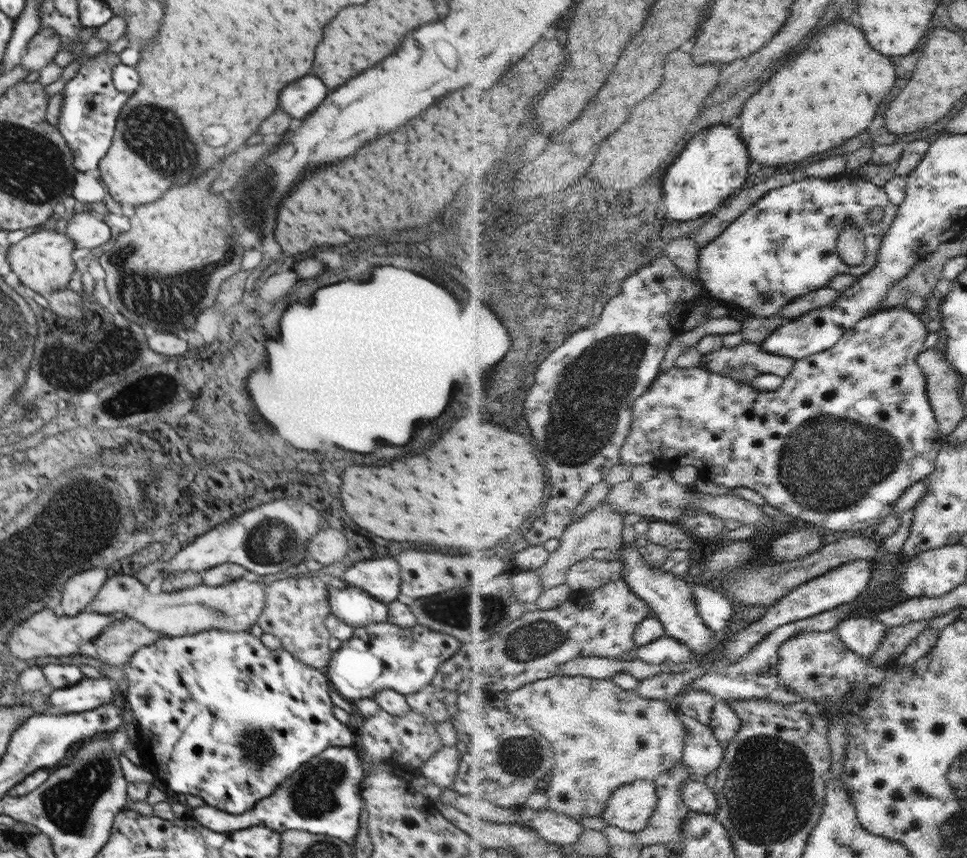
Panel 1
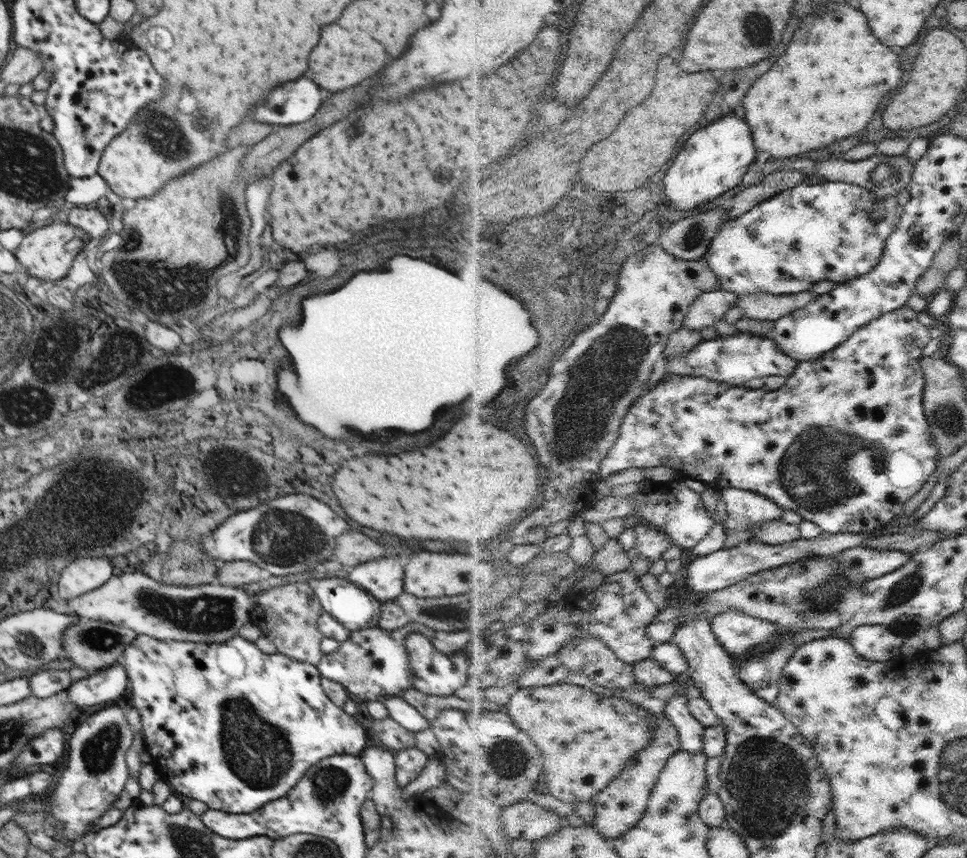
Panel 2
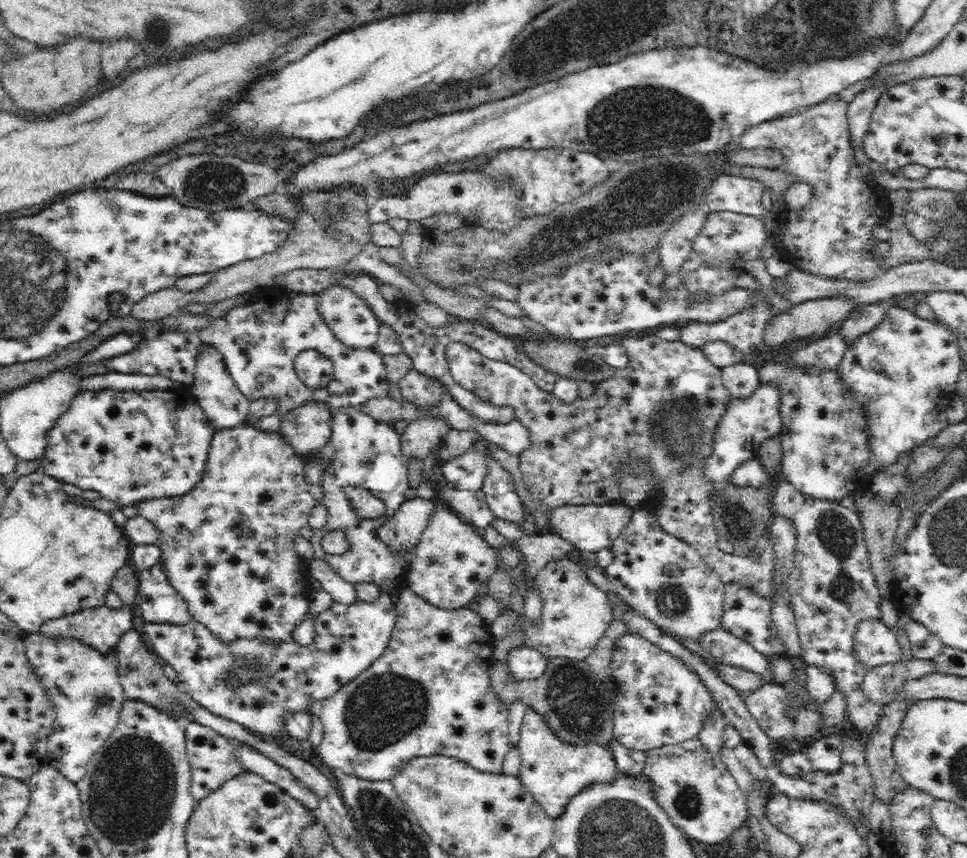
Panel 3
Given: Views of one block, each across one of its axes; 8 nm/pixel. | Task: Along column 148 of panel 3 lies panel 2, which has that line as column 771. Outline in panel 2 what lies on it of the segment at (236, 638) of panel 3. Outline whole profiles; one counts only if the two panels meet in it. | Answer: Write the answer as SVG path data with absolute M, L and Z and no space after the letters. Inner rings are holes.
M732 487L722 491L722 498L727 503L728 542L725 548L734 548L741 542L757 540L753 526L764 524L784 516L785 508L773 498L753 490Z

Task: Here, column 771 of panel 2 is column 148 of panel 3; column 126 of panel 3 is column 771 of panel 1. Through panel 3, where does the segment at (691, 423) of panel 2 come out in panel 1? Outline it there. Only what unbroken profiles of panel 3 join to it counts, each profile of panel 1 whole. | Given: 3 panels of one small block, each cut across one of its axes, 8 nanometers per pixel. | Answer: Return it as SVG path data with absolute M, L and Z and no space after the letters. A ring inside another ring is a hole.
M900 306L880 310L880 312L860 321L856 328L849 330L833 349L797 361L793 373L777 391L761 391L752 383L736 380L730 375L712 373L711 370L705 369L703 366L694 368L673 366L662 372L653 384L653 388L637 400L634 407L633 429L629 441L622 448L621 462L628 462L632 468L639 464L653 464L660 470L663 468L675 470L677 467L693 464L700 469L700 476L706 482L710 480L732 490L740 487L757 490L765 494L769 504L776 509L806 522L824 526L830 530L830 533L869 534L869 531L873 532L891 515L898 501L911 486L914 486L915 482L923 480L933 472L941 446L944 443L940 424L937 423L932 404L926 394L927 378L922 374L917 363L918 355L924 350L926 336L928 336L926 324L922 320L918 320L916 313L908 307Z

